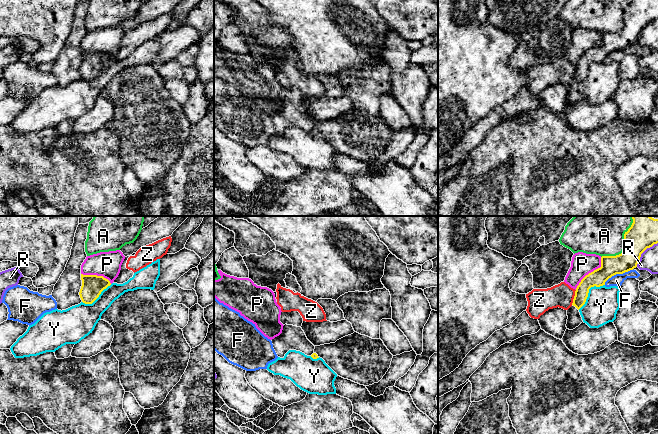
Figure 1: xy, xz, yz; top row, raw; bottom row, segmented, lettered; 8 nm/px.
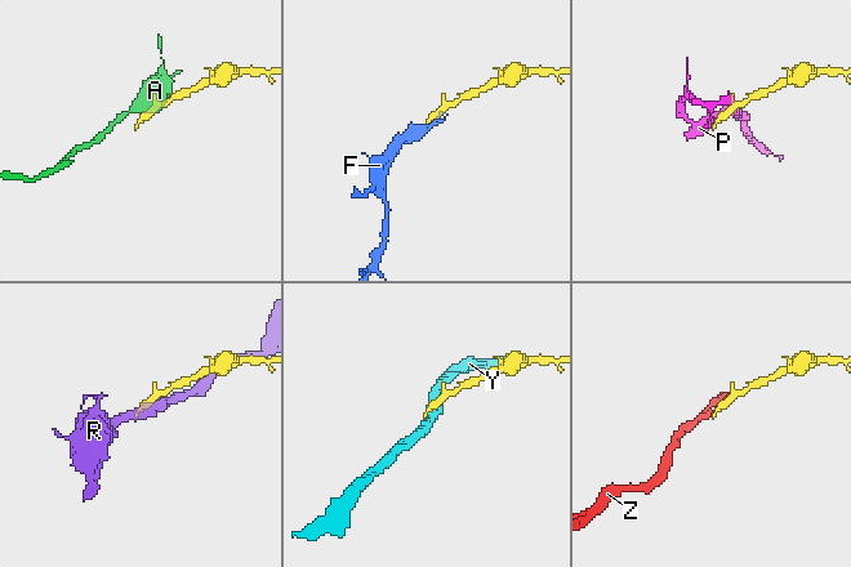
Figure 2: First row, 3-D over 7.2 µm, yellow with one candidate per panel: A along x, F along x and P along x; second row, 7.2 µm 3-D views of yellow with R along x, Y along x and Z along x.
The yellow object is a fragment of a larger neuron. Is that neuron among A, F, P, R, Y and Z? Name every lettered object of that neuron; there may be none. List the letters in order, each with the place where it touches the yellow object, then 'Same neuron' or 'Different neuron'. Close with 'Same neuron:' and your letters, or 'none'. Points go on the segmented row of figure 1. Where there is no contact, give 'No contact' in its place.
A: Touches yellow at yz (624, 244). Different neuron
F: Touches yellow at yz (618, 273). Different neuron
P: Touches yellow at yz (591, 272). Different neuron
R: Touches yellow at yz (643, 251). Different neuron
Y: Touches yellow at yz (588, 292). Different neuron
Z: Touches yellow at yz (574, 297). Different neuron
Same neuron: none

